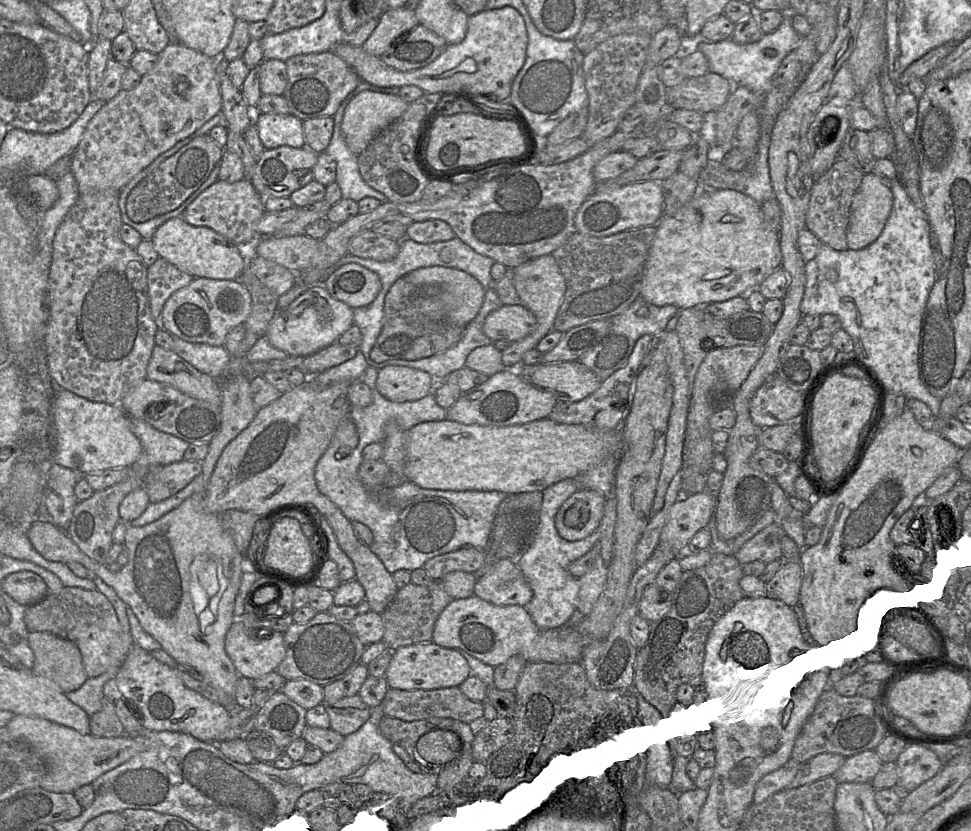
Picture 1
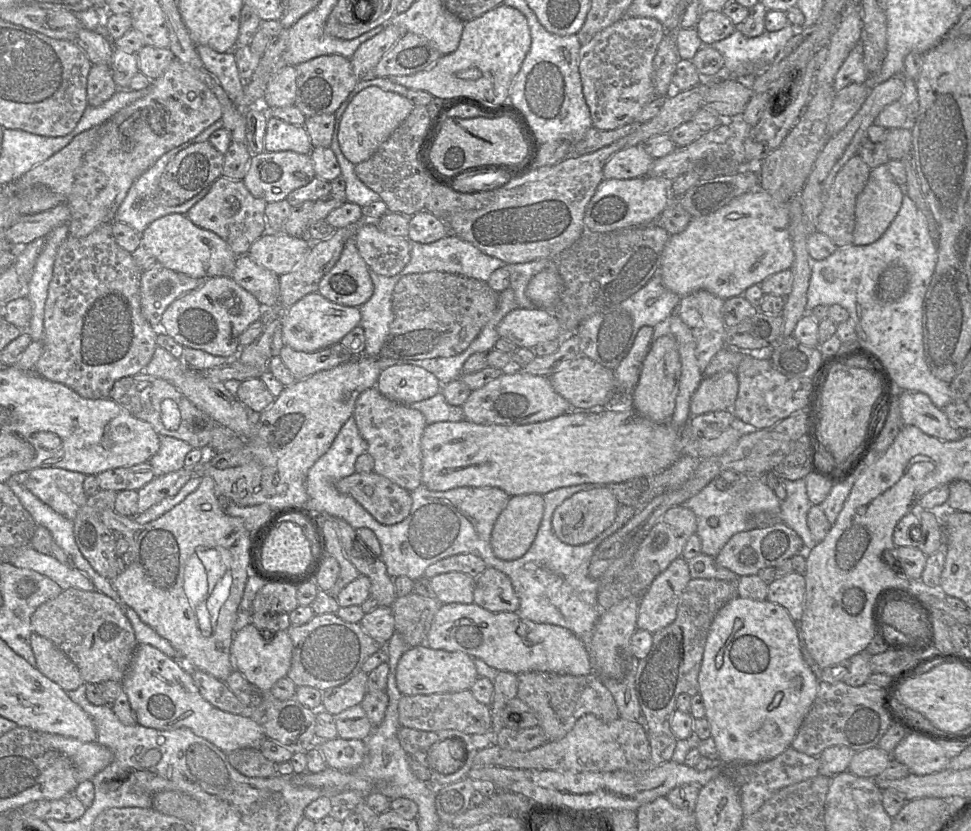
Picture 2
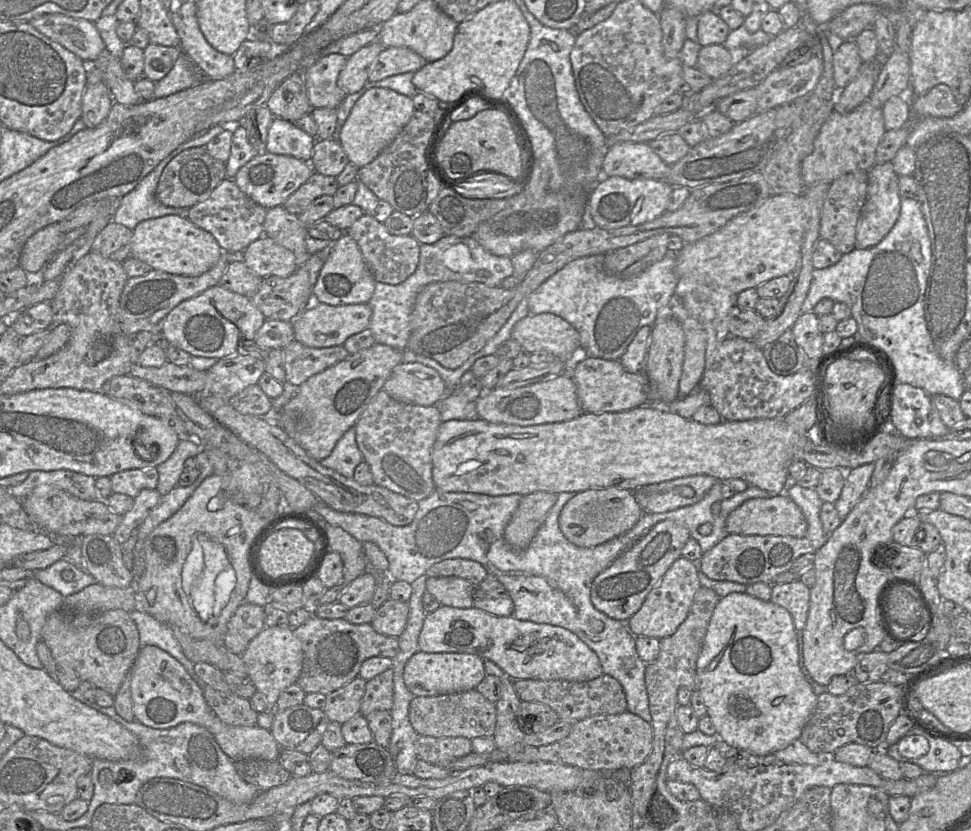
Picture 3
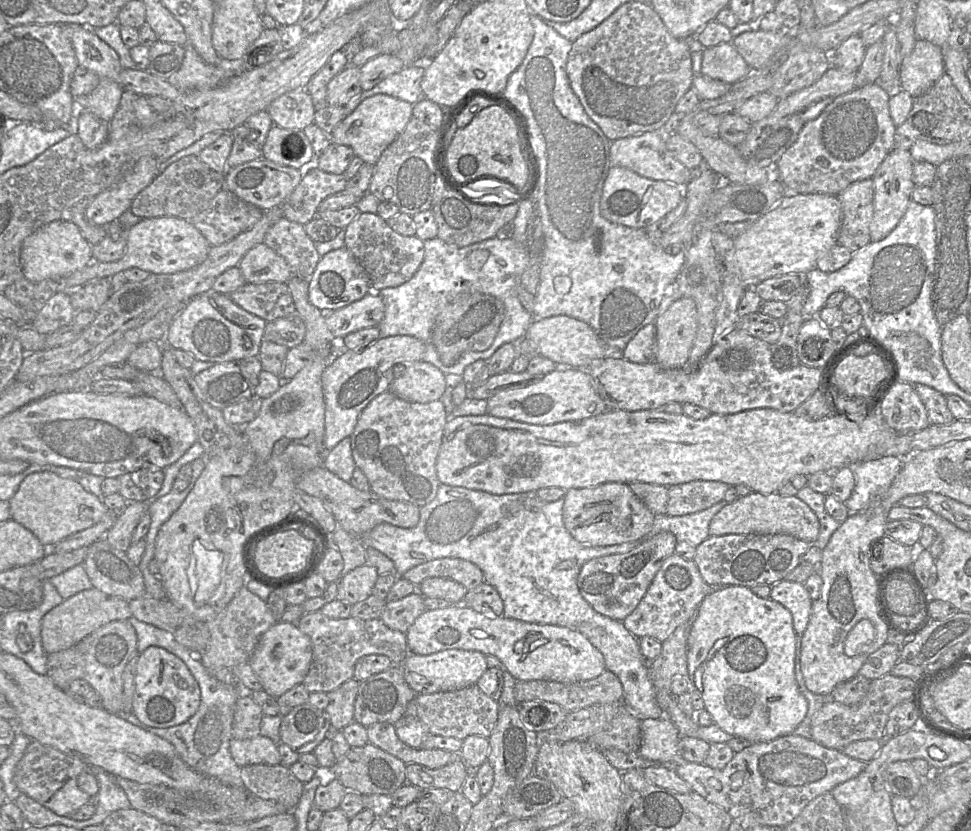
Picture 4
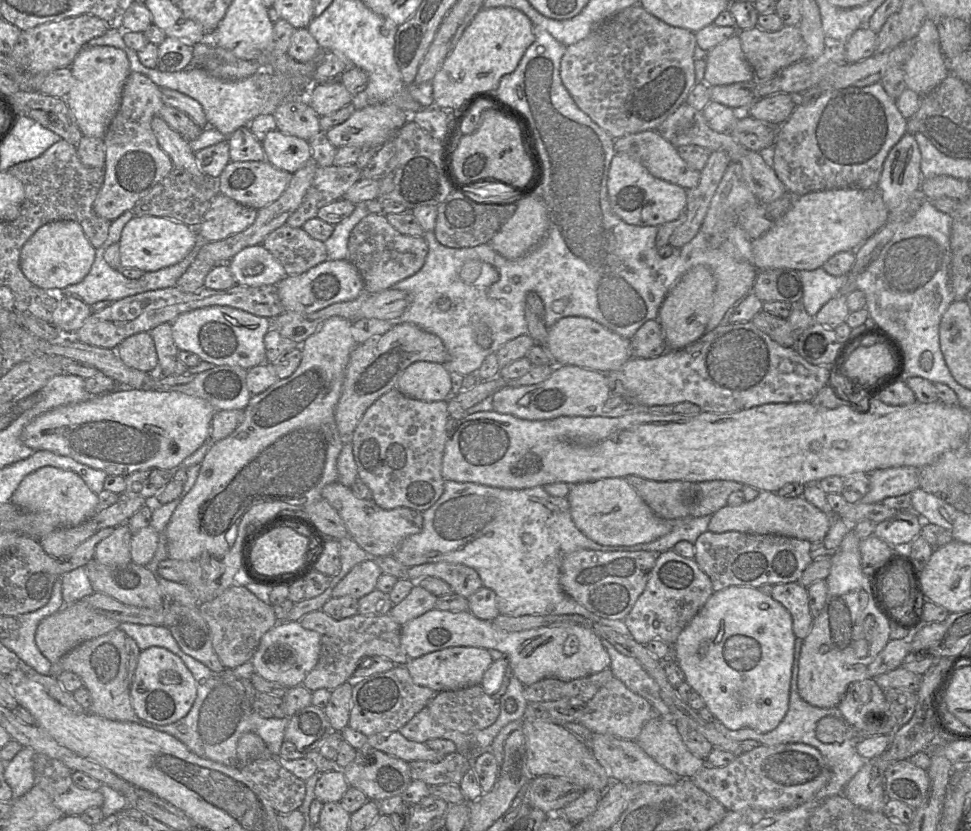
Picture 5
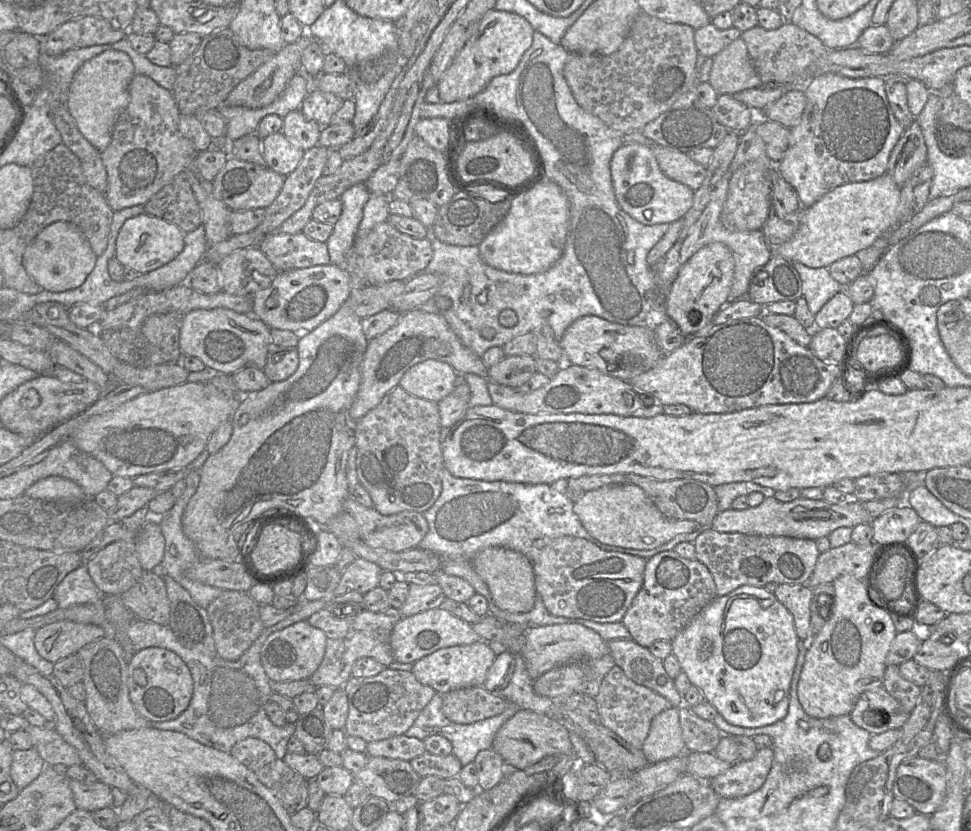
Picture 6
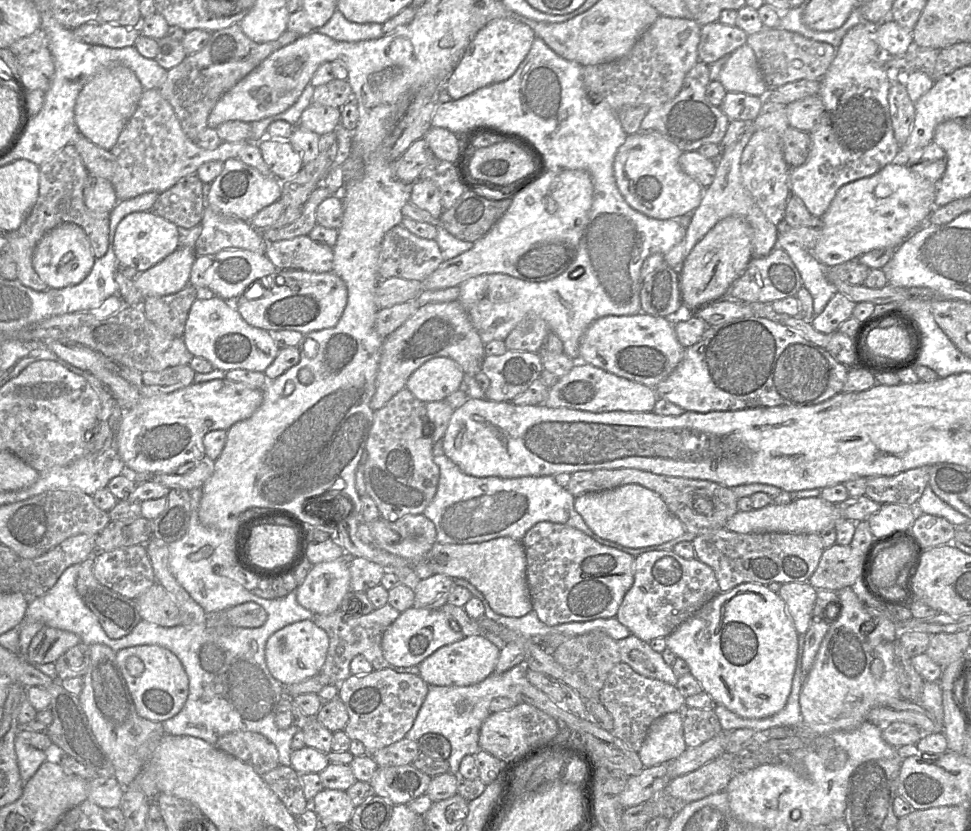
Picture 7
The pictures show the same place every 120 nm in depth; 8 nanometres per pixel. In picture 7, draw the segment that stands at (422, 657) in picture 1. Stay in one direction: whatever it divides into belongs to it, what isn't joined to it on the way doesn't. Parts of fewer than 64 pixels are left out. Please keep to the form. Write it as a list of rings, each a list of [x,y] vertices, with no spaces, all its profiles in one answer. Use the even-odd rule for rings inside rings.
[[[482,634],[467,636],[455,643],[445,645],[423,660],[419,676],[435,686],[469,686],[482,682],[495,672],[500,649]]]

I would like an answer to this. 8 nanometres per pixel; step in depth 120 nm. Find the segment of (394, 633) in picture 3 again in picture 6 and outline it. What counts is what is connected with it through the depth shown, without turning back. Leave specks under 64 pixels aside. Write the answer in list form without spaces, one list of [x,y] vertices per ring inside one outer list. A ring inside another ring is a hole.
[[[410,583],[407,598],[399,609],[402,617],[441,607],[445,594],[440,585]]]

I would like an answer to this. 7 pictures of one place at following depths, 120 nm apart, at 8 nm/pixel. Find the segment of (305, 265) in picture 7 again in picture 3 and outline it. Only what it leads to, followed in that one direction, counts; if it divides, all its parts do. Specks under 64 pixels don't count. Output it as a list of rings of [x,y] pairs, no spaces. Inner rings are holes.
[[[283,205],[267,210],[264,221],[264,236],[292,251],[297,259],[297,267],[310,256],[306,247],[308,228],[298,216],[288,212]]]

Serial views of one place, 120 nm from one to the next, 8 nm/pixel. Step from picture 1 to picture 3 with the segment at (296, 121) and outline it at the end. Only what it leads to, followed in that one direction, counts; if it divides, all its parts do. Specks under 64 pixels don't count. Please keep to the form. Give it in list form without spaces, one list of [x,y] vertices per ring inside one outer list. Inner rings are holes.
[[[274,117],[268,129],[265,152],[292,156],[310,163],[316,140],[292,122]]]

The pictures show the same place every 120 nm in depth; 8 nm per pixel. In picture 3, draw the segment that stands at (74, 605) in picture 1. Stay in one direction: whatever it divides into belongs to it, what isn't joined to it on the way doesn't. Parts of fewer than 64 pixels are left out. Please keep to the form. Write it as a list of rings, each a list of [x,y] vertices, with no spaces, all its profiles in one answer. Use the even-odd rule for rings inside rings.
[[[63,606],[47,618],[41,631],[41,640],[50,649],[56,662],[56,681],[69,693],[76,690],[83,681],[87,681],[115,696],[123,680],[131,671],[141,649],[136,624],[129,613],[122,609],[101,613],[78,613]]]

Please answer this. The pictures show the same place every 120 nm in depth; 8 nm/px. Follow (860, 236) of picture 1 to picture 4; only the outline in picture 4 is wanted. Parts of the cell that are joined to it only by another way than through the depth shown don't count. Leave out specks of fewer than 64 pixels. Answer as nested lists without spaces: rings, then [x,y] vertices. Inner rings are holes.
[[[892,150],[880,164],[872,177],[874,184],[874,213],[870,223],[871,242],[888,236],[904,216],[911,193],[915,188],[912,181],[913,159],[909,150]]]

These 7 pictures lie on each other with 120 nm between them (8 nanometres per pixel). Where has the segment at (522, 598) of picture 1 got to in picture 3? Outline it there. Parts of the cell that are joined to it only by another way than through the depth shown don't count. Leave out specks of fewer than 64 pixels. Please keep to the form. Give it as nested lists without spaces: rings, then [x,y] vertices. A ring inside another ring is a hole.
[[[491,574],[475,587],[473,607],[495,616],[510,616],[514,603],[503,584]]]

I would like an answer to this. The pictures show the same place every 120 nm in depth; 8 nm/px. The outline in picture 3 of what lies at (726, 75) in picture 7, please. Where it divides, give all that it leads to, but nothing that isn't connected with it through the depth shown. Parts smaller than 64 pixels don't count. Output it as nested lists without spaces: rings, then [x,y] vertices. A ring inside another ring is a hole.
[[[723,44],[702,46],[697,58],[697,68],[713,80],[724,76],[734,65],[736,55]]]

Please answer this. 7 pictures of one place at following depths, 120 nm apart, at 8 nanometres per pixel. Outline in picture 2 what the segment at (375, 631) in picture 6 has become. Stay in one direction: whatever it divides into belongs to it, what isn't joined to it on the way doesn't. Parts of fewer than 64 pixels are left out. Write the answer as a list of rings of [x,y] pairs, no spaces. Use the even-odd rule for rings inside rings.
[[[336,613],[314,615],[301,626],[291,624],[287,632],[293,643],[293,657],[286,677],[296,687],[310,686],[322,692],[346,683],[361,671],[367,658],[380,649],[386,650],[386,645],[369,636],[360,623],[346,622]]]

